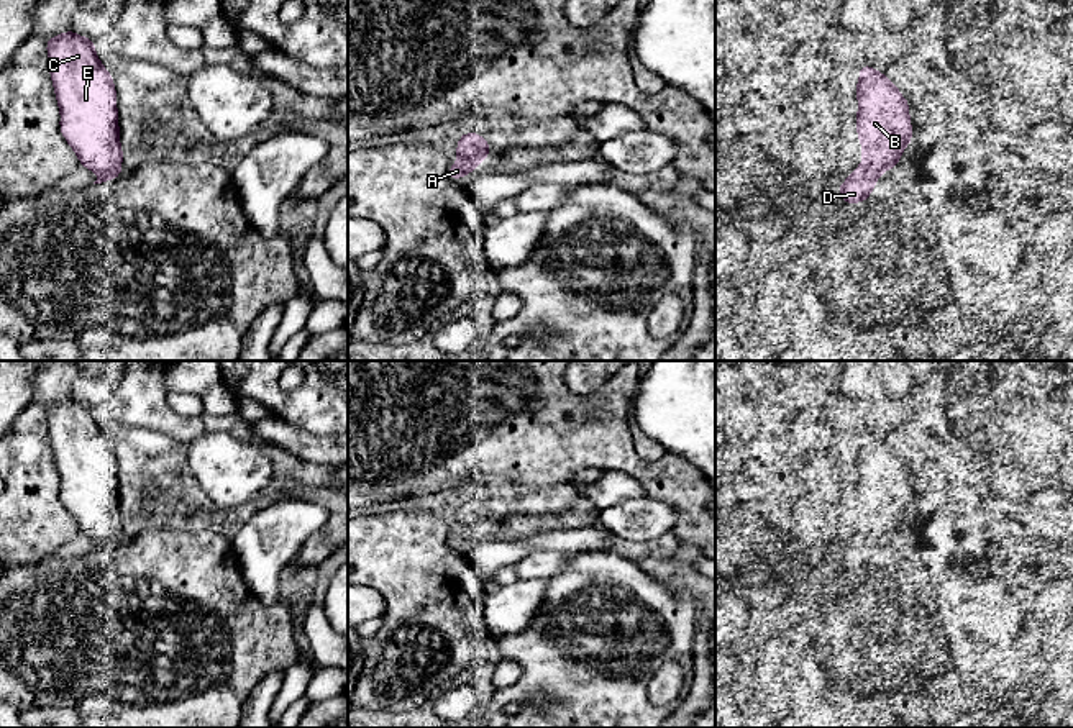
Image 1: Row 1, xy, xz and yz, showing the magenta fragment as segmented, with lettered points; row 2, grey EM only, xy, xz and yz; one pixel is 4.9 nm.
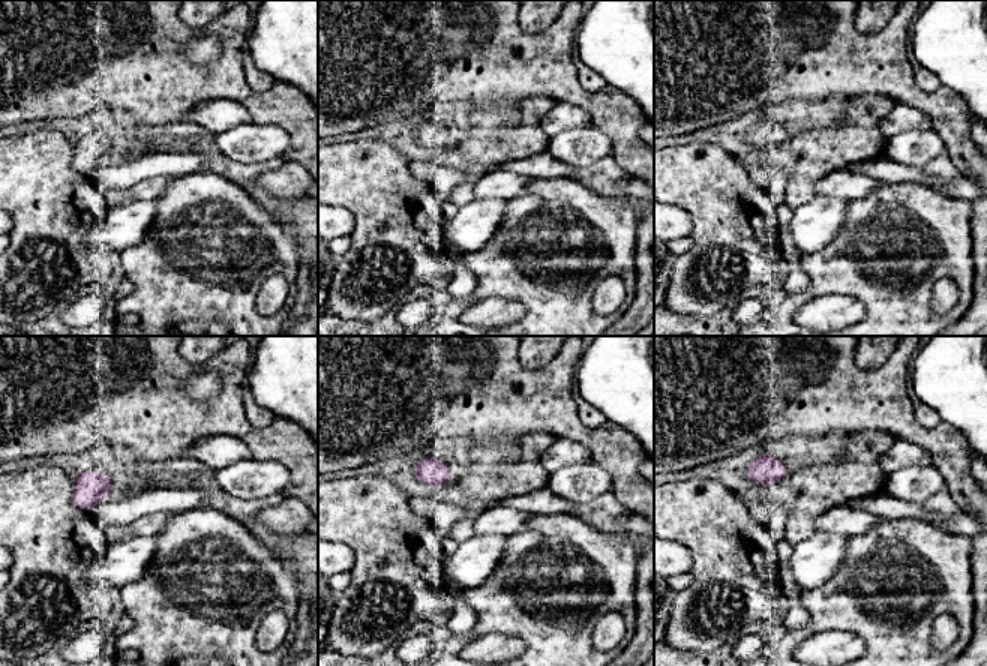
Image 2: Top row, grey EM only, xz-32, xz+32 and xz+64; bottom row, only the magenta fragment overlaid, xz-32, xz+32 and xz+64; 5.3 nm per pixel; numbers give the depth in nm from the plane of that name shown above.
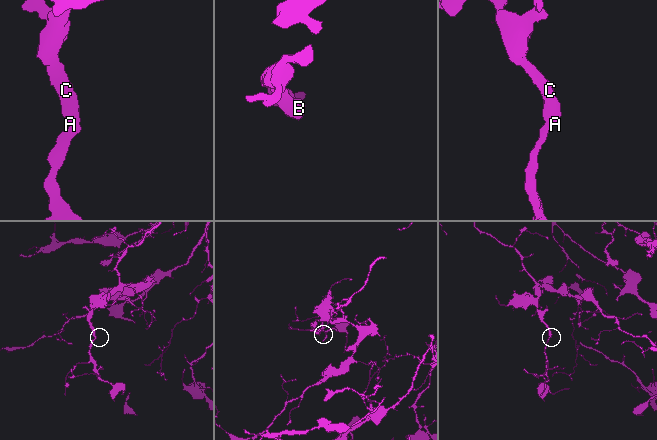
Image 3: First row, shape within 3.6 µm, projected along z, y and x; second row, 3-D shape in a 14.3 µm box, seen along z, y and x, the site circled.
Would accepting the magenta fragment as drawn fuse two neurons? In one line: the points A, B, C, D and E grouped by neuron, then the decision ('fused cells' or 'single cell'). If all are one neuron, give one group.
A B C D E | single cell

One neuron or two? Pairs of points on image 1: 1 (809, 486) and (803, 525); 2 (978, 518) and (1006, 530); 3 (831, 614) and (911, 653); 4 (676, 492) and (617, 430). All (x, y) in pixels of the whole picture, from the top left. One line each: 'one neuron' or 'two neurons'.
1: one neuron
2: two neurons
3: one neuron
4: one neuron

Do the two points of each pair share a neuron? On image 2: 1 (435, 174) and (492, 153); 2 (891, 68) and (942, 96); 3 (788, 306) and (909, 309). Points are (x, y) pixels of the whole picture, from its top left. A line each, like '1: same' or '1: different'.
1: different
2: same
3: same

